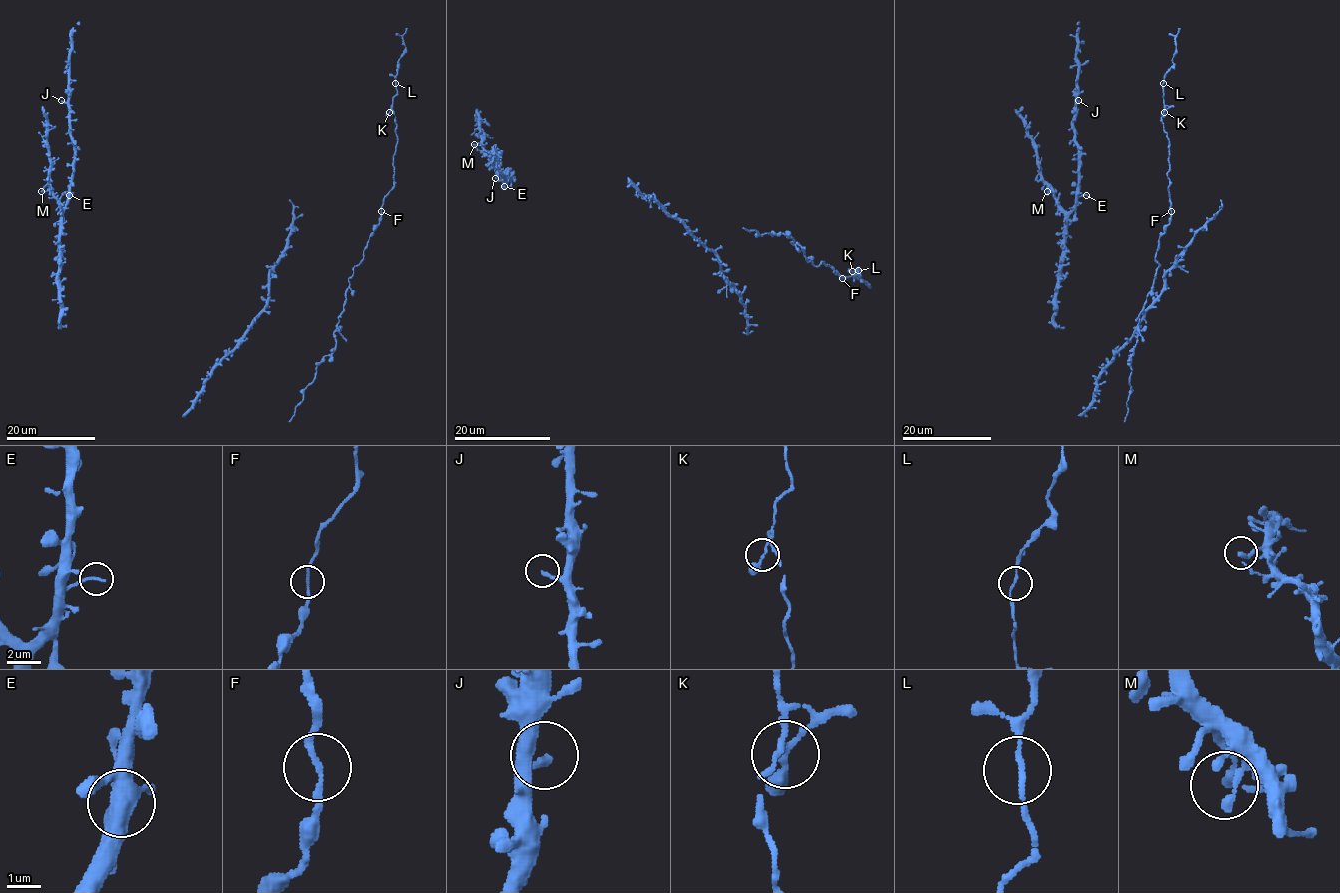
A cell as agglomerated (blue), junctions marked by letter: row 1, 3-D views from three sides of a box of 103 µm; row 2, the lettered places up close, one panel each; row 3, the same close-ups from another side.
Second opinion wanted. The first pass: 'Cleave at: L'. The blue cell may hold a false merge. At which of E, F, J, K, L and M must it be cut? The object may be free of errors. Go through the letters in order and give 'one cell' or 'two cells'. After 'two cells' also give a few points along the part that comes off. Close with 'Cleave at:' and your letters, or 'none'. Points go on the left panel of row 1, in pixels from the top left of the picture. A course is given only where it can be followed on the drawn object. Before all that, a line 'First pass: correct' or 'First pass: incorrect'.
First pass: incorrect
E: one cell
F: one cell
J: one cell
K: one cell
L: one cell
M: one cell
Cleave at: none

